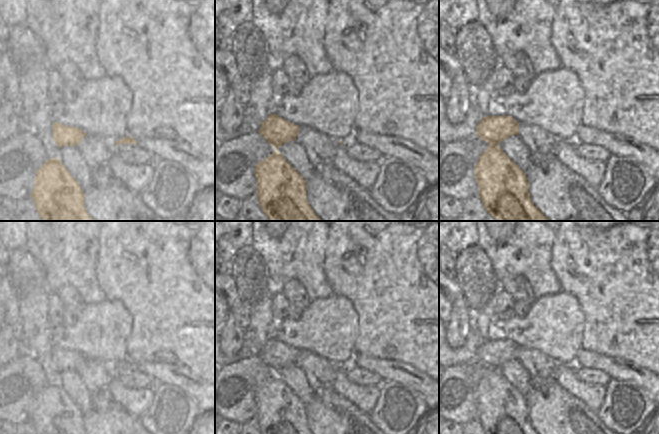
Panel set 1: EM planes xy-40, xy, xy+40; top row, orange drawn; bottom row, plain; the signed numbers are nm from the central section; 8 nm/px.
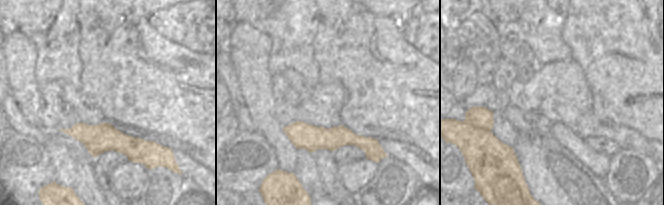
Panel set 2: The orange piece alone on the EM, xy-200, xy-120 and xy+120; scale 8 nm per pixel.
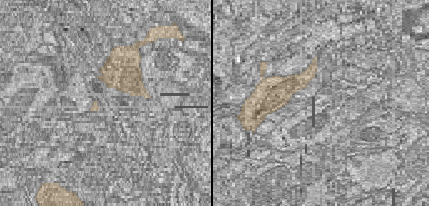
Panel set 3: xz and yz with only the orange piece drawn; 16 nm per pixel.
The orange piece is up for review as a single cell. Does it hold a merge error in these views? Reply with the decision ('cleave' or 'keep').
cleave

